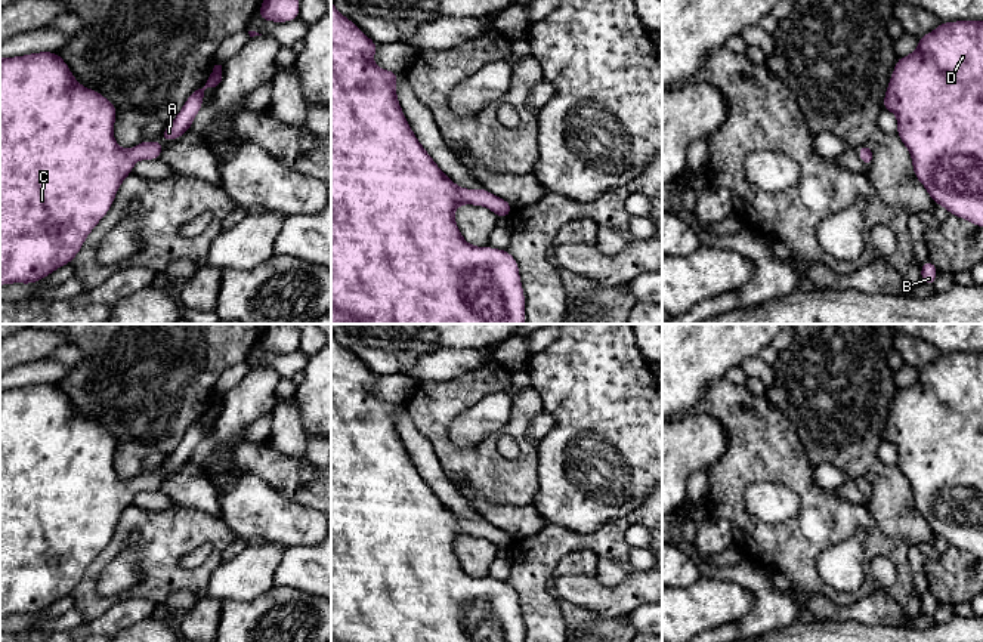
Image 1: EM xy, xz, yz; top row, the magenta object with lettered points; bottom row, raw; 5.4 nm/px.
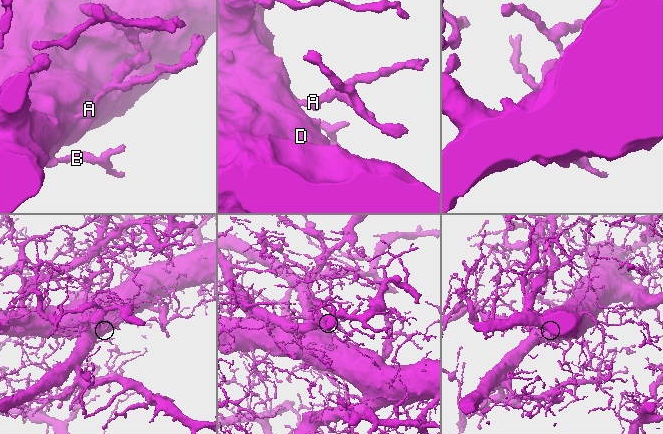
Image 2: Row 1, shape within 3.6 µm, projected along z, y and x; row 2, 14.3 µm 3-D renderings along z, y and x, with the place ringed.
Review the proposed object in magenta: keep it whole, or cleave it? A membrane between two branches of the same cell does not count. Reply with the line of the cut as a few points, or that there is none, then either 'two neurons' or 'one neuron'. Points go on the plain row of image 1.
cut none; one neuron

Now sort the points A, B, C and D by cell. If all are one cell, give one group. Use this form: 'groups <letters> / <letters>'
groups A B C D

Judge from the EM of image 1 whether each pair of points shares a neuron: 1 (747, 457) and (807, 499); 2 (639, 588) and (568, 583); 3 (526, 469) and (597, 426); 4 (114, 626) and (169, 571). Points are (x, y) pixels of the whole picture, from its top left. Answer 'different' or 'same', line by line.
1: same
2: same
3: different
4: different

